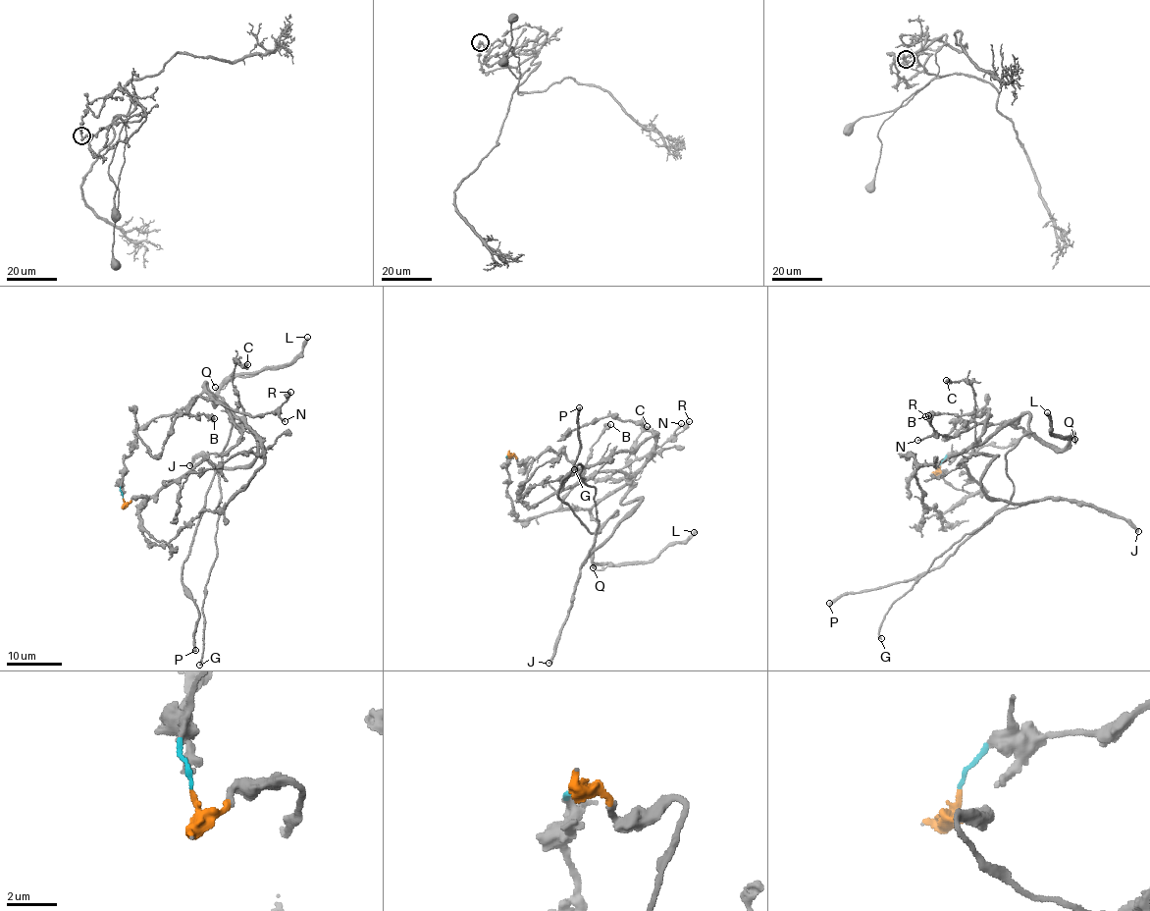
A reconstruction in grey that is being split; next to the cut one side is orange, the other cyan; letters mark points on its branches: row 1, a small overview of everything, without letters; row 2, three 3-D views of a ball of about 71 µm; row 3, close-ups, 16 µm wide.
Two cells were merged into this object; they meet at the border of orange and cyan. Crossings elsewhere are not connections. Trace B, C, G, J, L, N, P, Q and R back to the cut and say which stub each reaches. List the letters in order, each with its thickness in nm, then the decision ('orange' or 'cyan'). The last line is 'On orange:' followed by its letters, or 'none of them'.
B: calibre 440 nm; cyan
C: calibre 320 nm; cyan
G: calibre 320 nm; orange
J: calibre 360 nm; orange
L: calibre 400 nm; cyan
N: calibre 200 nm; orange
P: calibre 380 nm; cyan
Q: calibre 100 nm; cyan
R: calibre 200 nm; orange
On orange: G, J, N, R

